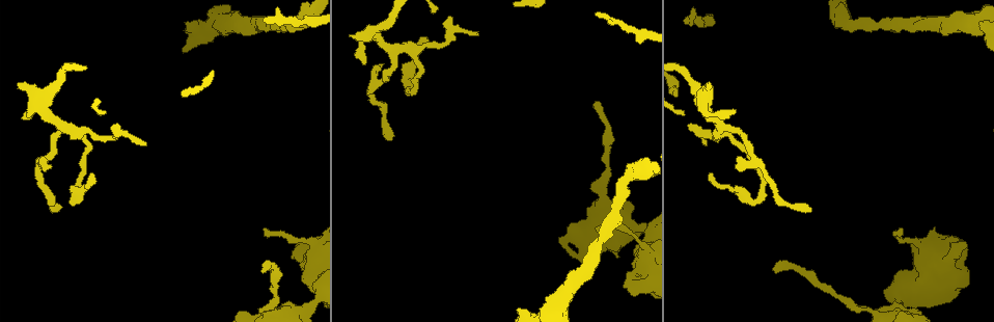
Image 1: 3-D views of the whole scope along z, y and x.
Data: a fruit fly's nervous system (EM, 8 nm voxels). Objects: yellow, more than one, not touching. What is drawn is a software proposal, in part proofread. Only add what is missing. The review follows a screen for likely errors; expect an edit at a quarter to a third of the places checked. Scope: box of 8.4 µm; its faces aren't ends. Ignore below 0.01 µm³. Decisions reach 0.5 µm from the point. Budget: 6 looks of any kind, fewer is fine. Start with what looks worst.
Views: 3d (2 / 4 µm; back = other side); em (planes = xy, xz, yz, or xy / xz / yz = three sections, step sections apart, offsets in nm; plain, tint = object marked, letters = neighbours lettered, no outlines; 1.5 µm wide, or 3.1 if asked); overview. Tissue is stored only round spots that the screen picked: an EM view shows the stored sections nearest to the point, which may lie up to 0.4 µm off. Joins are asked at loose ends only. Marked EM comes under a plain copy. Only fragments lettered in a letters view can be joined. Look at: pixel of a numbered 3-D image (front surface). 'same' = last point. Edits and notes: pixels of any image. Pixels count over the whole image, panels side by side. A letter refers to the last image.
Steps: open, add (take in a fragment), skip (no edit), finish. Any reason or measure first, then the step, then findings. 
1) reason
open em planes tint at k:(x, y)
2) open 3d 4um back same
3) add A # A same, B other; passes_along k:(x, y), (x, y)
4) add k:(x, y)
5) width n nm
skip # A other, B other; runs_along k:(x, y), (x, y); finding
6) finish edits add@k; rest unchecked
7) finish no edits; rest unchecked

free end
open em xy step 4 tint at 1:(596, 14)

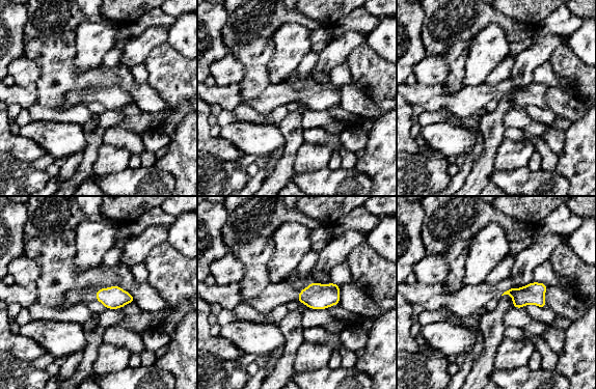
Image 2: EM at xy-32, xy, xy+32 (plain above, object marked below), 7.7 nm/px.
what lies round it
open em xy step 4 letters same

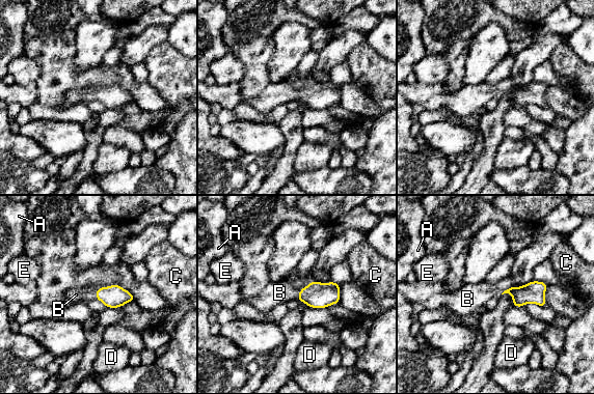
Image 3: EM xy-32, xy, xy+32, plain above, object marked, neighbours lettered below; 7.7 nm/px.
add B # A other, B same, C other, D other, E other; passes_along 3:(316, 294), (300, 290), (279, 292); it goes on there

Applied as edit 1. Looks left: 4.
see it whole again
open overview

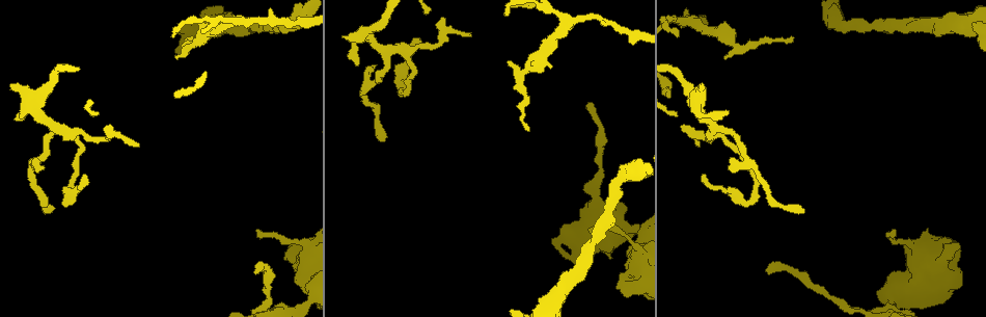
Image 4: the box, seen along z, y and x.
tapers out
open em planes tint at 4:(50, 213)

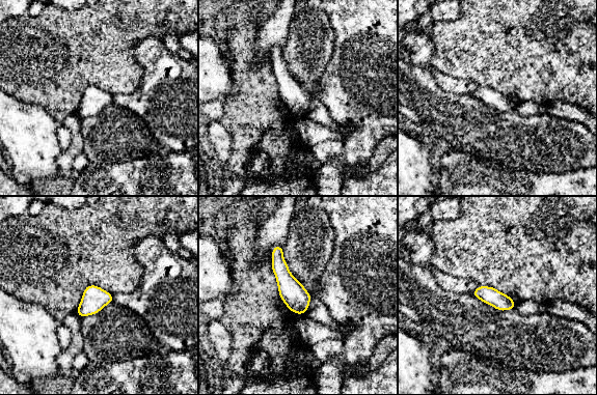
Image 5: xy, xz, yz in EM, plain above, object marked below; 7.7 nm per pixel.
what lies round it
open em planes letters same

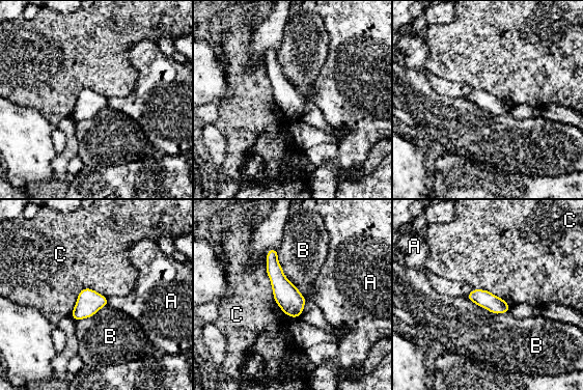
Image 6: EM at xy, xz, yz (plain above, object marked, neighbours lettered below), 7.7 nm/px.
skip # A other, B other, C other; runs_along 6:(272, 251), (275, 274), (297, 314); none of them fits

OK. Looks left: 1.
finish edits add@3; rest unchecked

